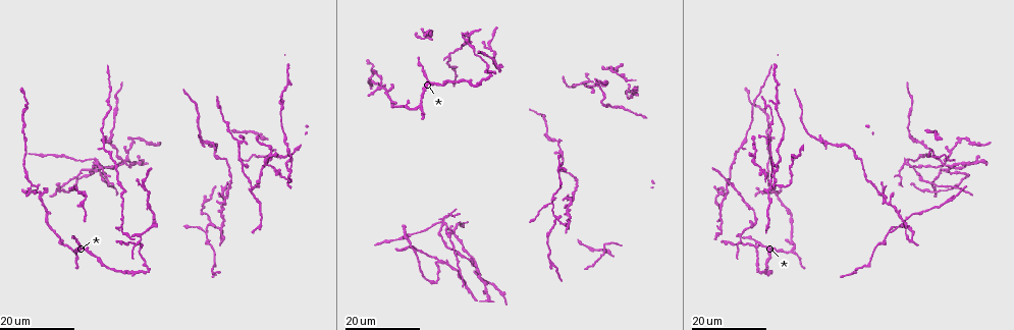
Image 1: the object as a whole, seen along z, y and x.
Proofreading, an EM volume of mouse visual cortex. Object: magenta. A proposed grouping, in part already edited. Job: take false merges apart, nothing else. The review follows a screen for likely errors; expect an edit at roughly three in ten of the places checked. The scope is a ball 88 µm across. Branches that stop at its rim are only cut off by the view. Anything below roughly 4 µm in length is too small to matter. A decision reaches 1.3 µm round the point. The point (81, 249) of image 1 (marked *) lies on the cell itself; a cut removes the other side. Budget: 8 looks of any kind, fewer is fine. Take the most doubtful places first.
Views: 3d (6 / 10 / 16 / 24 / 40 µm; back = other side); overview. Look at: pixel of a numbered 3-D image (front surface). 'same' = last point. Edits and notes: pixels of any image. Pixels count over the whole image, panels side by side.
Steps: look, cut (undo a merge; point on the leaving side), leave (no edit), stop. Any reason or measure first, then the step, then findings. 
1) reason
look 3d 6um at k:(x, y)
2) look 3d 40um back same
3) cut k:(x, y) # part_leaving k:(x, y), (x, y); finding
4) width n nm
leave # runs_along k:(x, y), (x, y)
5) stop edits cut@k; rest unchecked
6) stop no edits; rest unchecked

three-way junction
look 3d 16um at 1:(884, 197)

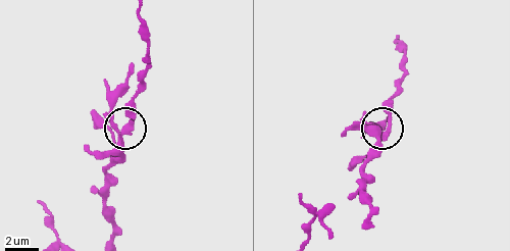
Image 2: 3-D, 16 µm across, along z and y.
zoom in
look 3d 6um at 2:(118, 136)

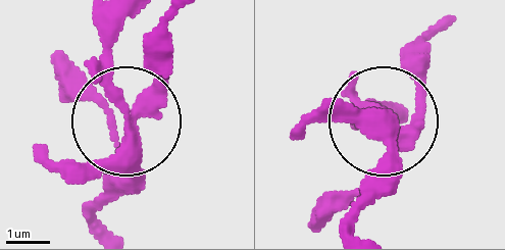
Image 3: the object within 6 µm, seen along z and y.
leave # runs_along 3:(185, 9), (130, 112), (108, 64), (108, 9); one cell here

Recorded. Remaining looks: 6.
small branch off a trunk
look 3d 16um at 1:(439, 261)

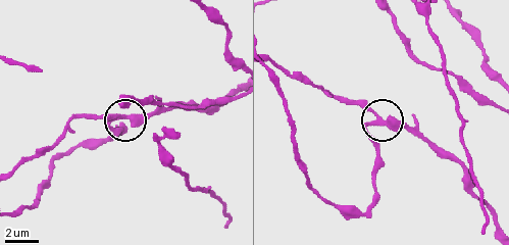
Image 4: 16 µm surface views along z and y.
look 3d 10um at 4:(119, 118)

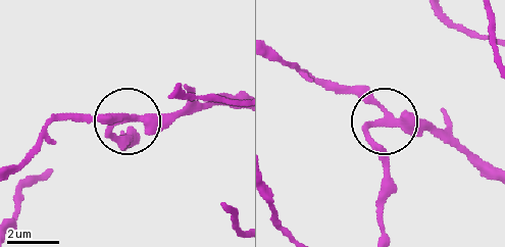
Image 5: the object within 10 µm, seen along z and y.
width 260 nm
leave # one cell here

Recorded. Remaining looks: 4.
side arm on a straight run
look 3d 24um at 1:(942, 160)

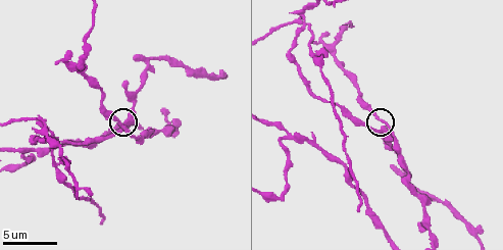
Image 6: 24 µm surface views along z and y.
zoom in
look 3d 10um at 6:(383, 129)

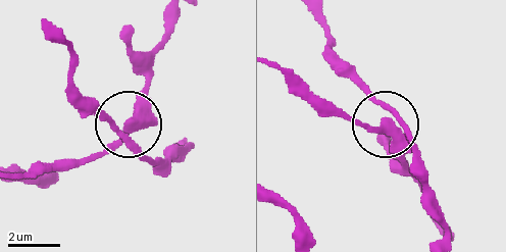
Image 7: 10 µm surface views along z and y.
side_arm 40 um
leave # all the same cell

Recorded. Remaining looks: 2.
branch point
look 3d 16um at 1:(480, 56)

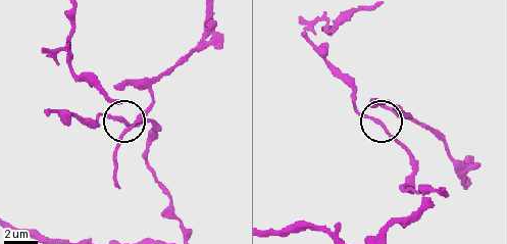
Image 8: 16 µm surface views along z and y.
zoom in
look 3d 10um at 8:(382, 126)

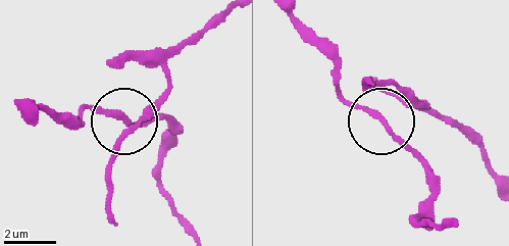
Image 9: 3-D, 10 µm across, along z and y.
width 170 nm
leave # runs_along 9:(454, 227), (414, 220), (425, 167), (332, 78); continuous, no second cell

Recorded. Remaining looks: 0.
stop no edits; rest unchecked

